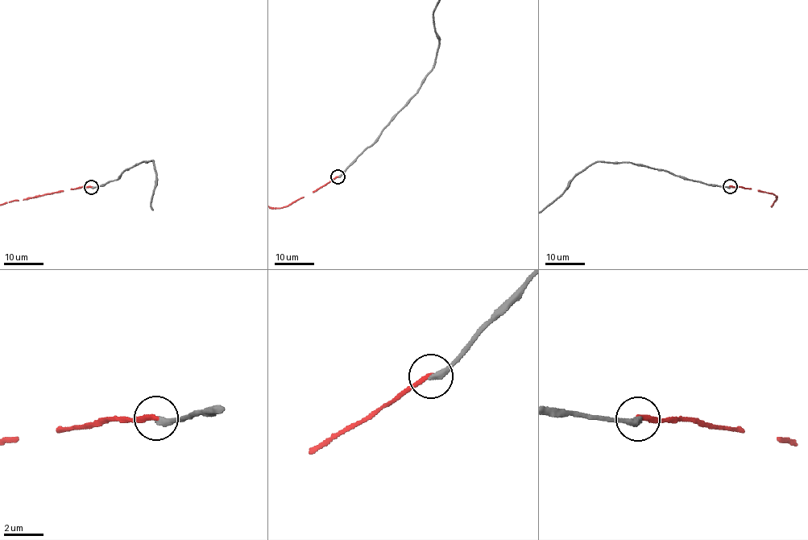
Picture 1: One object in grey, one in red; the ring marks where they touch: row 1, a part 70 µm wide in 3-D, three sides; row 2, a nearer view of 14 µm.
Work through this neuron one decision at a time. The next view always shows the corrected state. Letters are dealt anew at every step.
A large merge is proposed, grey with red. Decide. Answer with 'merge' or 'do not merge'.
do not merge

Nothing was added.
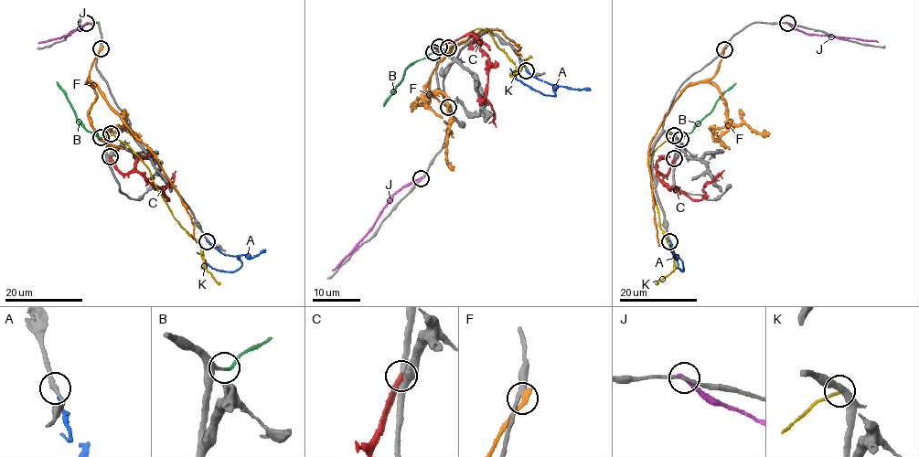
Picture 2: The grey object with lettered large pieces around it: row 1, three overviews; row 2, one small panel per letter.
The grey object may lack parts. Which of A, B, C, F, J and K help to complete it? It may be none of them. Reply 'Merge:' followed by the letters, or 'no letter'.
Merge: B

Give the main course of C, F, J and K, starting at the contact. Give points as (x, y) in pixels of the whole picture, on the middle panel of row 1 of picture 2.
C: (439, 47), (473, 34), (487, 58), (485, 97), (480, 99), (482, 97), (489, 103), (496, 127)
F: (448, 107), (431, 95), (429, 87), (432, 71), (457, 44), (481, 30), (500, 29), (521, 56)
J: (421, 178), (405, 185), (393, 196), (371, 230), (332, 270)
K: (448, 47), (462, 37), (483, 28), (516, 66), (516, 73), (512, 73), (517, 73), (532, 58)

